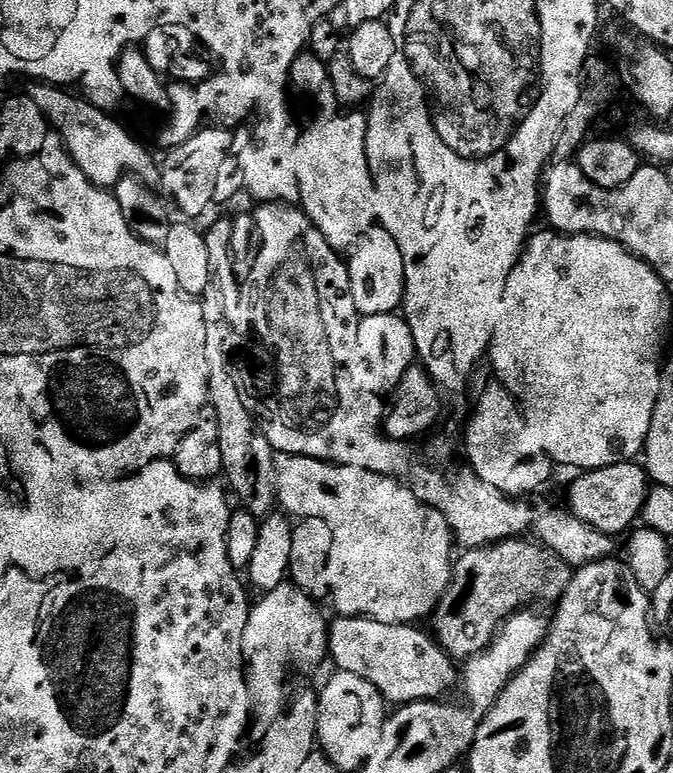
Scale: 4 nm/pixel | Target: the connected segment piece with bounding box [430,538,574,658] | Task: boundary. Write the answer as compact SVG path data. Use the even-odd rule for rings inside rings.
M524 538L501 540L499 544L488 544L485 548L470 548L455 557L452 565L452 580L436 604L436 611L430 617L434 639L449 657L467 658L488 647L500 630L500 625L514 612L536 606L539 600L559 601L560 596L570 586L574 569L566 566L547 548L537 546Z

